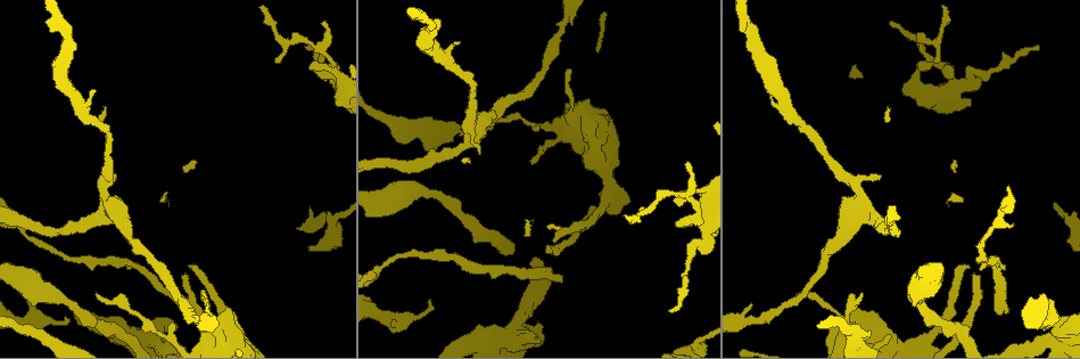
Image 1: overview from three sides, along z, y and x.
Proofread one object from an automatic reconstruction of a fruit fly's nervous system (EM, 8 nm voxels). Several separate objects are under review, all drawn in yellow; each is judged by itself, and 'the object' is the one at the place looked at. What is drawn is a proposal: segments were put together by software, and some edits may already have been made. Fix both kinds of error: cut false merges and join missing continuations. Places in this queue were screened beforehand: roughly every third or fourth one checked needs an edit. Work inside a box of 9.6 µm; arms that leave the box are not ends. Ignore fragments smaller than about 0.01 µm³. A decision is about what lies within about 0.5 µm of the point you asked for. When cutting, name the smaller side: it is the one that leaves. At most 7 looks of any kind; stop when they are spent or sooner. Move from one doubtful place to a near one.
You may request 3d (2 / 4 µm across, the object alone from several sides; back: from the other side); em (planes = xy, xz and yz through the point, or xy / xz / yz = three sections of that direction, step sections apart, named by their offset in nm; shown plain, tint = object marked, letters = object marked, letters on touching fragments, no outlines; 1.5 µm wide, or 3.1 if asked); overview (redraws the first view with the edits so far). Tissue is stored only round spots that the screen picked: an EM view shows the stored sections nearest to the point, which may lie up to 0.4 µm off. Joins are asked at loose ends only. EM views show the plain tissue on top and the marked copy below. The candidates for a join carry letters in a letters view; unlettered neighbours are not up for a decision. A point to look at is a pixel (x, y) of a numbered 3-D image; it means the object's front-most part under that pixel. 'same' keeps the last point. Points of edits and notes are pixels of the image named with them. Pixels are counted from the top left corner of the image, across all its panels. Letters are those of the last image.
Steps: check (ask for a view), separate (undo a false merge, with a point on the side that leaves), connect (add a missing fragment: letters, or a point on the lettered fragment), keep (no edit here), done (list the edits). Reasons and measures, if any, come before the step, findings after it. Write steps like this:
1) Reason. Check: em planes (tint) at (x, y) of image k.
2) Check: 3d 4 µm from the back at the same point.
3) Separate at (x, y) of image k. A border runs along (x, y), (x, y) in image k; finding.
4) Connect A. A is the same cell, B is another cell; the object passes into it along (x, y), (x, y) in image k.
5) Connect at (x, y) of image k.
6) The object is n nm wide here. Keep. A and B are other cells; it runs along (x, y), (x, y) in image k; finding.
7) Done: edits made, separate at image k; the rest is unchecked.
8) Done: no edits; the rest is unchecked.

Free end. Check: em planes (letters) at (1038, 44) of image 1.

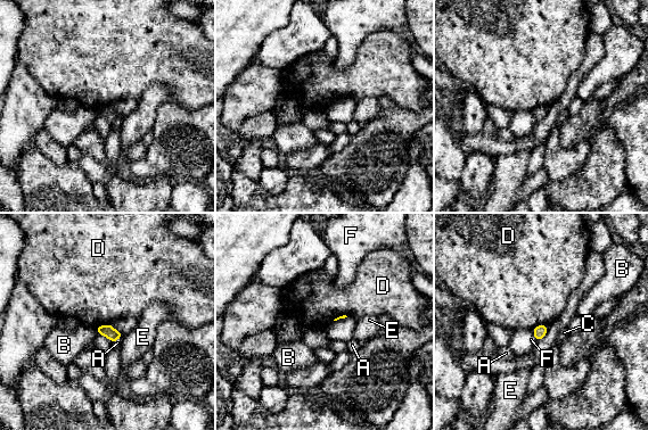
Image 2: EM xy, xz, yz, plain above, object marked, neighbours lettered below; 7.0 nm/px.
Keep. A, B, C, D, E and F are other cells; a border runs along (547, 324), (538, 324), (532, 329) in image 2; no lettered fragment goes on from it.

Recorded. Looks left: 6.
Stops while still wide. Check: em xz step 8 (letters) at (858, 309) of image 1.

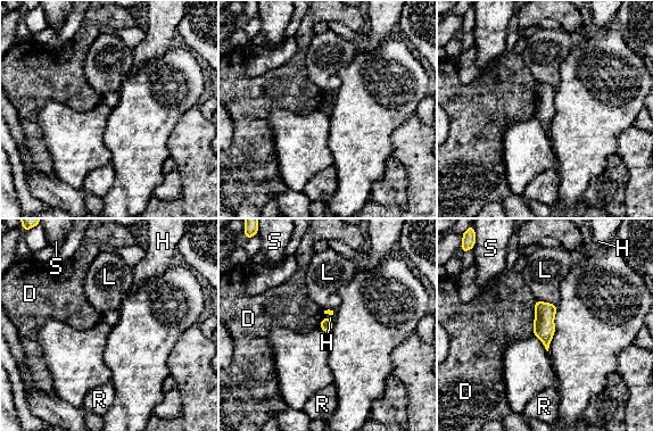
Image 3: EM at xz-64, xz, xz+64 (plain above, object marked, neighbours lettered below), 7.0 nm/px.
Check: em planes (letters) at the same point.

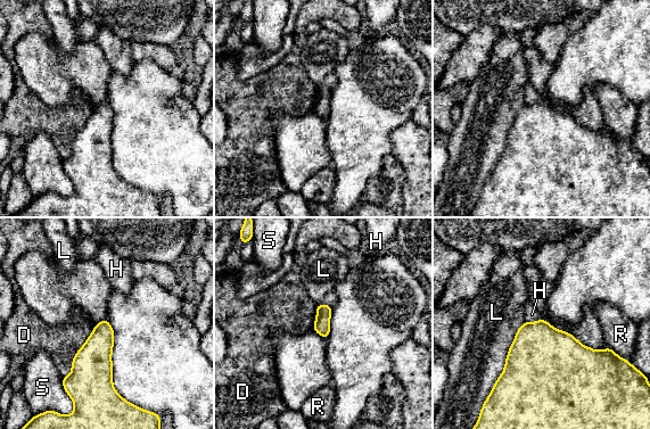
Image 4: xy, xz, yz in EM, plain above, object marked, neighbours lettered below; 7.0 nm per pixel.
Keep. D, H, L, R and S are other cells; a border runs along (541, 319), (534, 322), (525, 321) in image 4; no lettered fragment goes on from it.

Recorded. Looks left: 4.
Calibre changes. Check: em planes (letters) at (201, 320) of image 1.

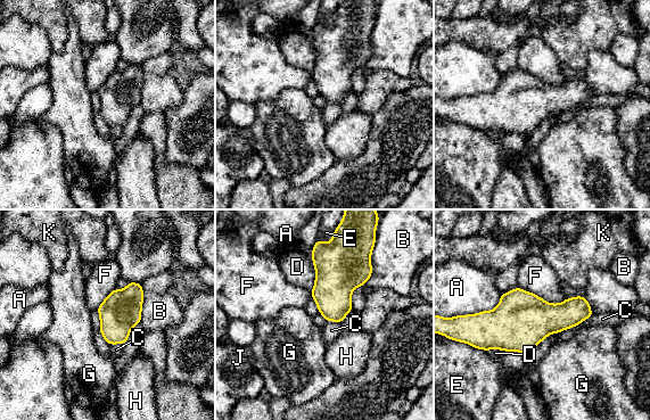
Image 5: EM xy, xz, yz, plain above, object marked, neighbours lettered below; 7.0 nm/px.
The object is 160 nm wide here; the longest contact is with B, 500 nm. Keep. A, B, C, D, E, F, G, H, J and K are other cells; all the same neuron.

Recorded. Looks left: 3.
Done: no edits; the rest is unchecked.

